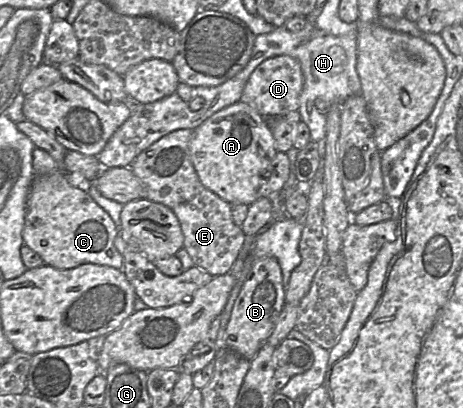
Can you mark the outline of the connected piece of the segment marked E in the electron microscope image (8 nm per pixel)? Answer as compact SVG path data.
M181 129L165 135L142 151L129 168L144 185L143 199L161 203L175 213L184 235L183 247L189 253L195 266L216 277L230 272L243 247L245 234L242 227L237 226L232 220L232 205L207 189L199 180L189 152L192 134L192 129Z

